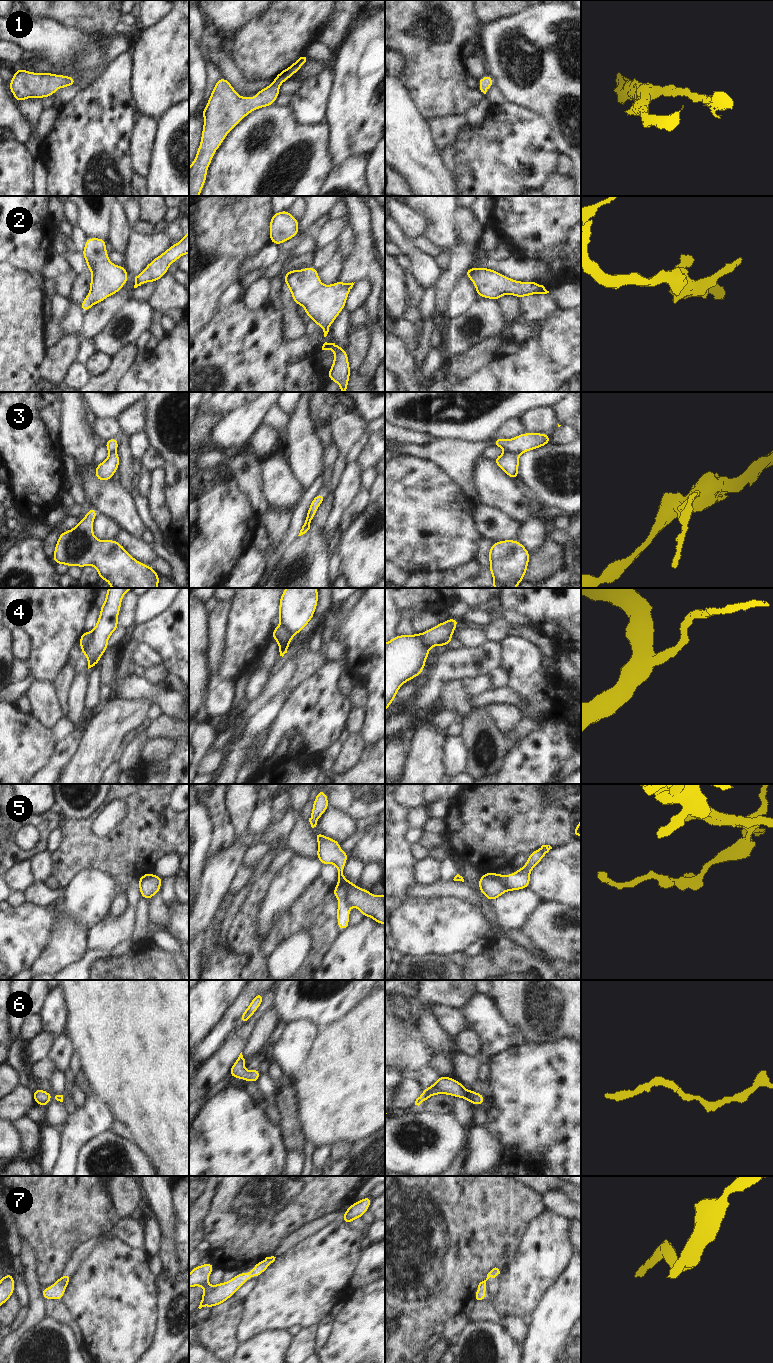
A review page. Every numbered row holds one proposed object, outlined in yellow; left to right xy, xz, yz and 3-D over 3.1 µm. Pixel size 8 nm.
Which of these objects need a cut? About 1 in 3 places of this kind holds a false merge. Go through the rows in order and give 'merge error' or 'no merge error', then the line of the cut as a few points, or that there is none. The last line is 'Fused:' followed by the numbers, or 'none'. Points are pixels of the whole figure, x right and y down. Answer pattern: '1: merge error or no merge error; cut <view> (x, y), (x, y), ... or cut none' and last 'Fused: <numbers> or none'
1: no merge error; cut none
2: no merge error; cut none
3: merge error; cut yz (506, 451), (512, 451), (518, 456)
4: merge error; cut xy (91, 632), (86, 647), (82, 651)
5: merge error; cut yz (484, 875), (488, 877), (500, 876), (507, 890)
6: no merge error; cut none
7: no merge error; cut none
Fused: 3, 4, 5

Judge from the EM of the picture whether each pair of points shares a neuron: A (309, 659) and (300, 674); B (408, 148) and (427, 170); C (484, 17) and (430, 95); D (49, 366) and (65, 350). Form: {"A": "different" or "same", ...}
{"A": "same", "B": "same", "C": "different", "D": "same"}

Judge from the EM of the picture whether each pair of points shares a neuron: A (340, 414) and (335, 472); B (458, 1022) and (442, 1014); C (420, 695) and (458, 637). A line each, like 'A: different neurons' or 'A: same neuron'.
A: same neuron
B: same neuron
C: different neurons

